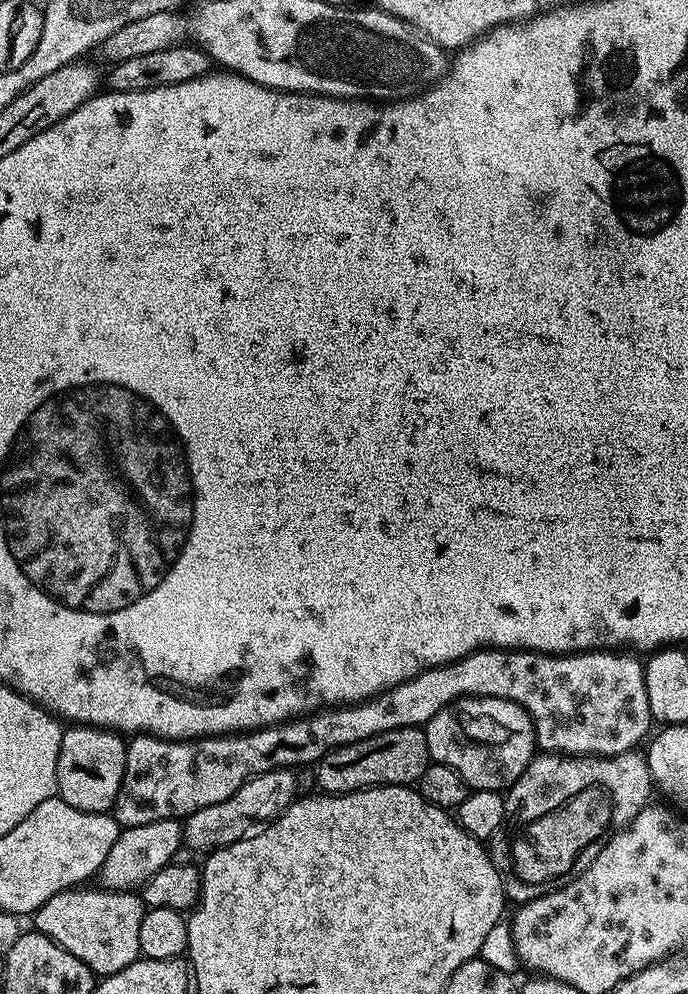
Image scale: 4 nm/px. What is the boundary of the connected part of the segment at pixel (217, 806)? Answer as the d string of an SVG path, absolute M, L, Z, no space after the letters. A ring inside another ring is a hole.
M276 768L273 772L251 776L241 788L234 790L230 798L226 798L226 802L214 802L214 806L202 806L202 810L184 817L183 847L207 854L258 834L266 825L278 819L292 805L293 800L297 799L296 775L295 771Z

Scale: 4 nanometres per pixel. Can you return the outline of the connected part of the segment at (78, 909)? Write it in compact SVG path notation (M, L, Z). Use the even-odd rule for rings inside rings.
M65 890L54 894L34 914L35 931L61 944L97 977L112 976L140 956L138 930L146 911L143 895L135 891Z

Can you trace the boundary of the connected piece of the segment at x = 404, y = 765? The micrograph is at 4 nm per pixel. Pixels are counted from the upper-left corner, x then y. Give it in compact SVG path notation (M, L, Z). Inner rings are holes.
M423 727L395 728L362 742L347 744L328 752L315 765L316 780L328 794L359 792L362 788L379 788L381 784L412 786L428 769L430 757Z

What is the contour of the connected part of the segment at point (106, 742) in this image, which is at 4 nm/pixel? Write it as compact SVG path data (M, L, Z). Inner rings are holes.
M91 726L65 727L58 750L56 790L59 799L74 806L74 810L111 813L122 786L127 753L128 746L123 735Z

